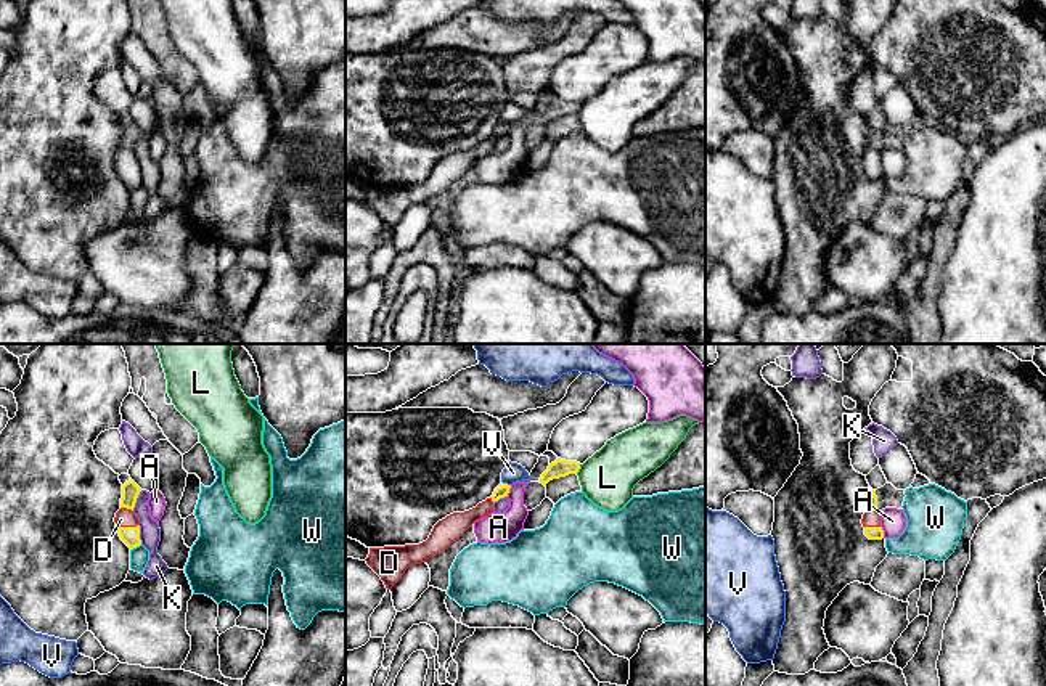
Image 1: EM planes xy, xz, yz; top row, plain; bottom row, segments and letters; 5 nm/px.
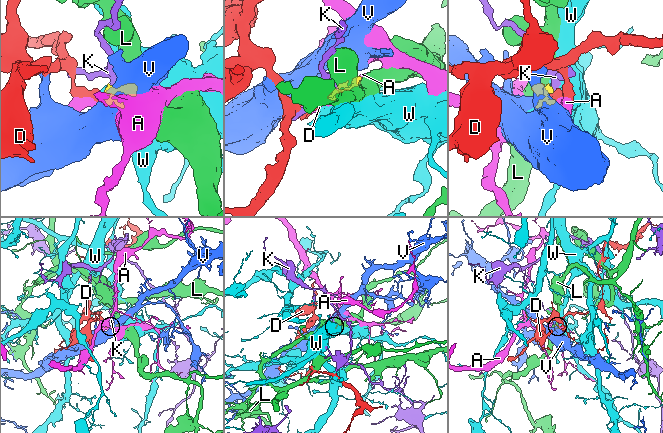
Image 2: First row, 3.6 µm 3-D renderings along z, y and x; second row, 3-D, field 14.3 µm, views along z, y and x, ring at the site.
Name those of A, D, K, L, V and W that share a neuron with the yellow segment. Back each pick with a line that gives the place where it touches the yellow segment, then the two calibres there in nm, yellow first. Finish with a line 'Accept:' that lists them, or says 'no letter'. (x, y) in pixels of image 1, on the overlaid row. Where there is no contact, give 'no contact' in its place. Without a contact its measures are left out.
D: contact xy (127, 527); calibres 100 and 100 nm
Accept: D

